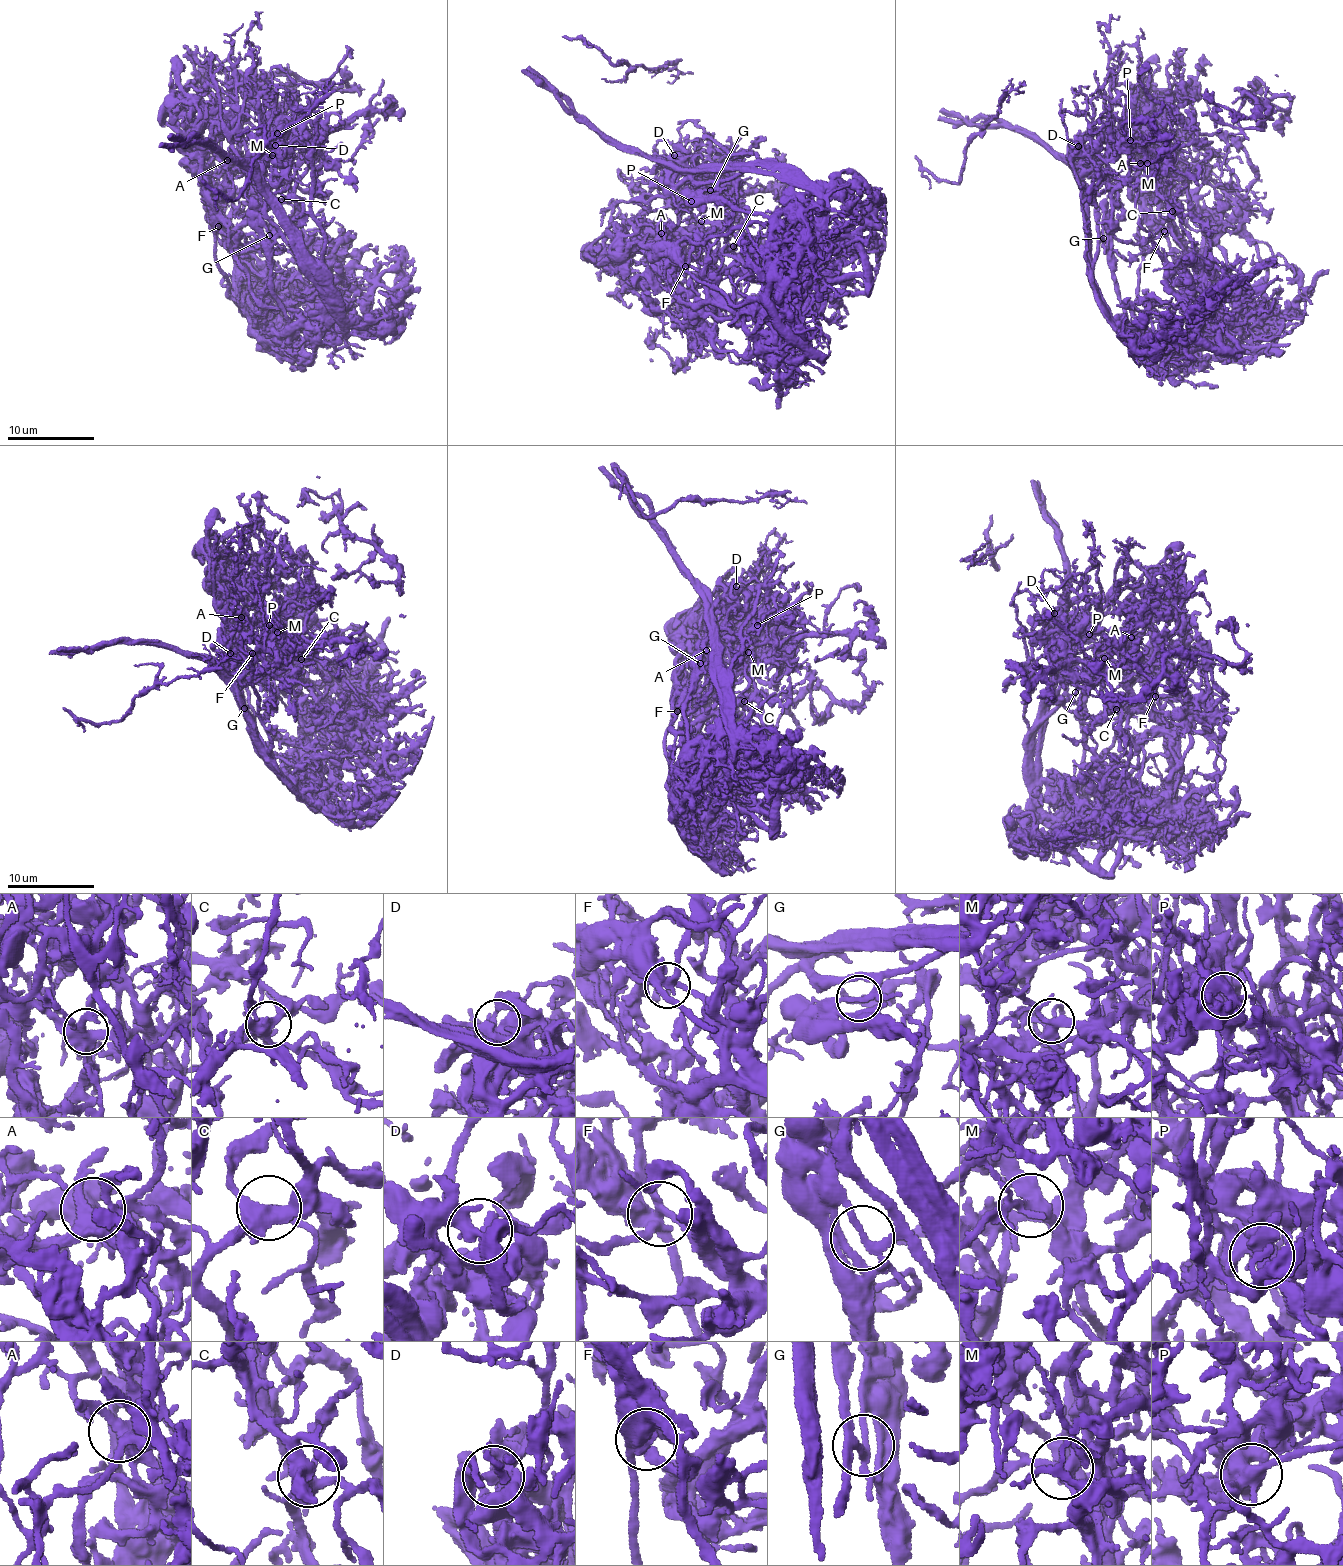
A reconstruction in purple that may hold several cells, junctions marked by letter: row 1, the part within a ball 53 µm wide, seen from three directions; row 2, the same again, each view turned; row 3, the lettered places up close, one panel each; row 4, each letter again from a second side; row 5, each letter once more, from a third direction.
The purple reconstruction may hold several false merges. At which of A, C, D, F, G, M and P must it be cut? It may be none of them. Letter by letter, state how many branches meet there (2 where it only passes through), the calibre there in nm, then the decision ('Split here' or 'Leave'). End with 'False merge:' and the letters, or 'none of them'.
A: Branches: 6. Thickness 420 nm. Split here
C: Branches: 5. Thickness 440 nm. Leave
D: Branches: 4. Thickness 320 nm. Leave
F: Branches: 4. Thickness 400 nm. Split here
G: Branches: 3. Thickness 170 nm. Split here
M: Branches: 4. Thickness 360 nm. Split here
P: Branches: 4. Thickness 440 nm. Split here
False merge: A, F, G, M, P

